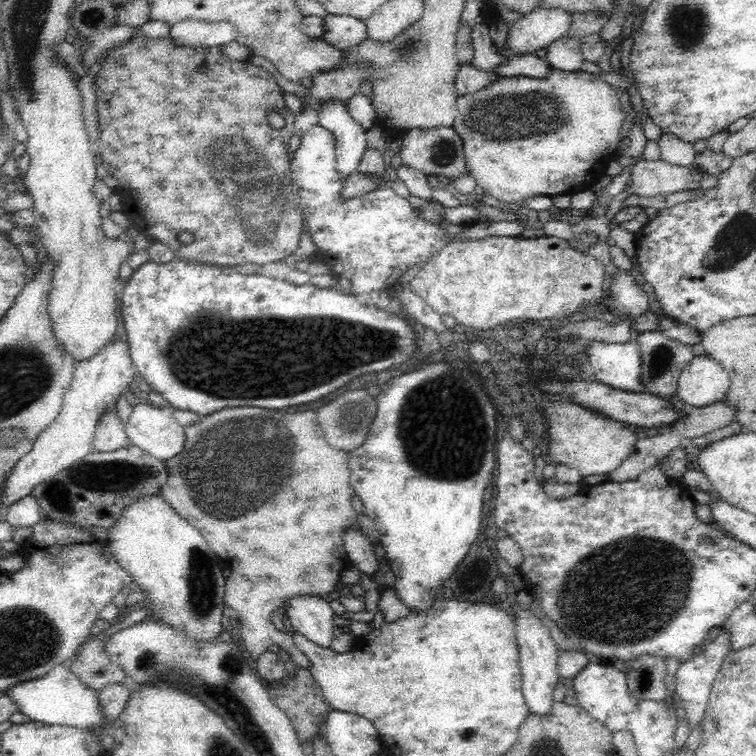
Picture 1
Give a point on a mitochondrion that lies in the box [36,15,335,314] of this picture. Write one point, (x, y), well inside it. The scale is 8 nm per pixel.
(257, 191)

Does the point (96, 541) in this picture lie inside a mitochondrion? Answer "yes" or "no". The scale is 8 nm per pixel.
no

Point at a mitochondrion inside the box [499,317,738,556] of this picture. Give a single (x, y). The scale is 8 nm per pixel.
(661, 360)

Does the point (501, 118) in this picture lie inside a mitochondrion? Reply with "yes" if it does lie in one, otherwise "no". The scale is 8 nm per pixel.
yes

